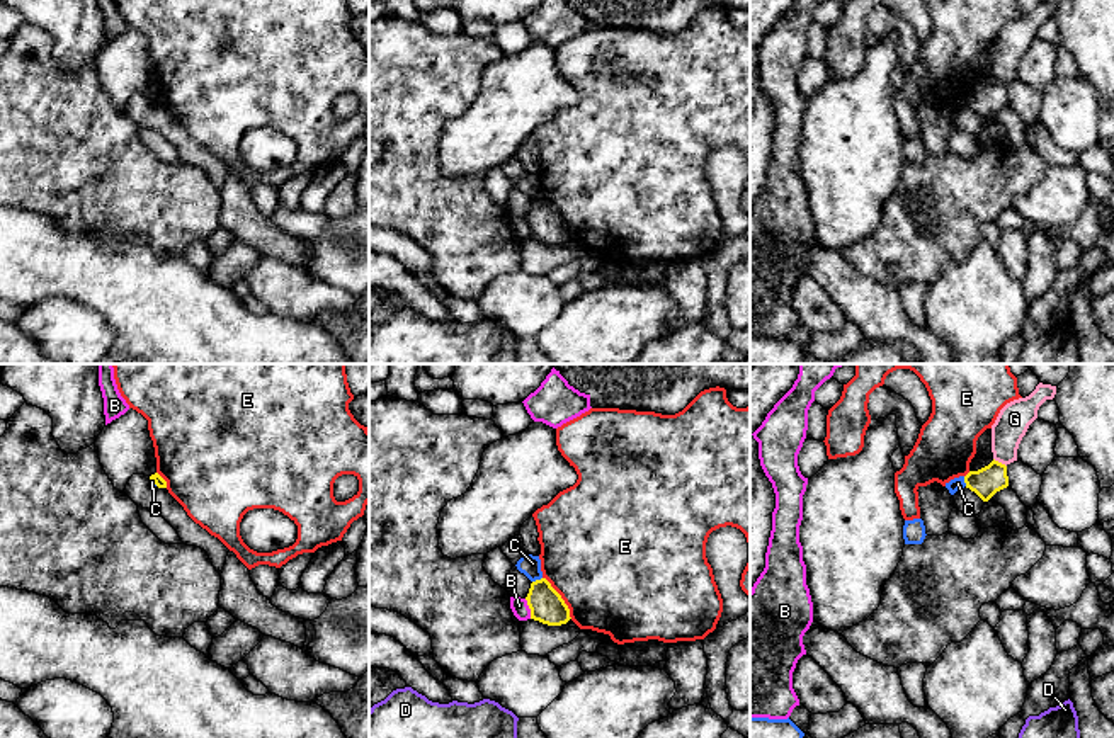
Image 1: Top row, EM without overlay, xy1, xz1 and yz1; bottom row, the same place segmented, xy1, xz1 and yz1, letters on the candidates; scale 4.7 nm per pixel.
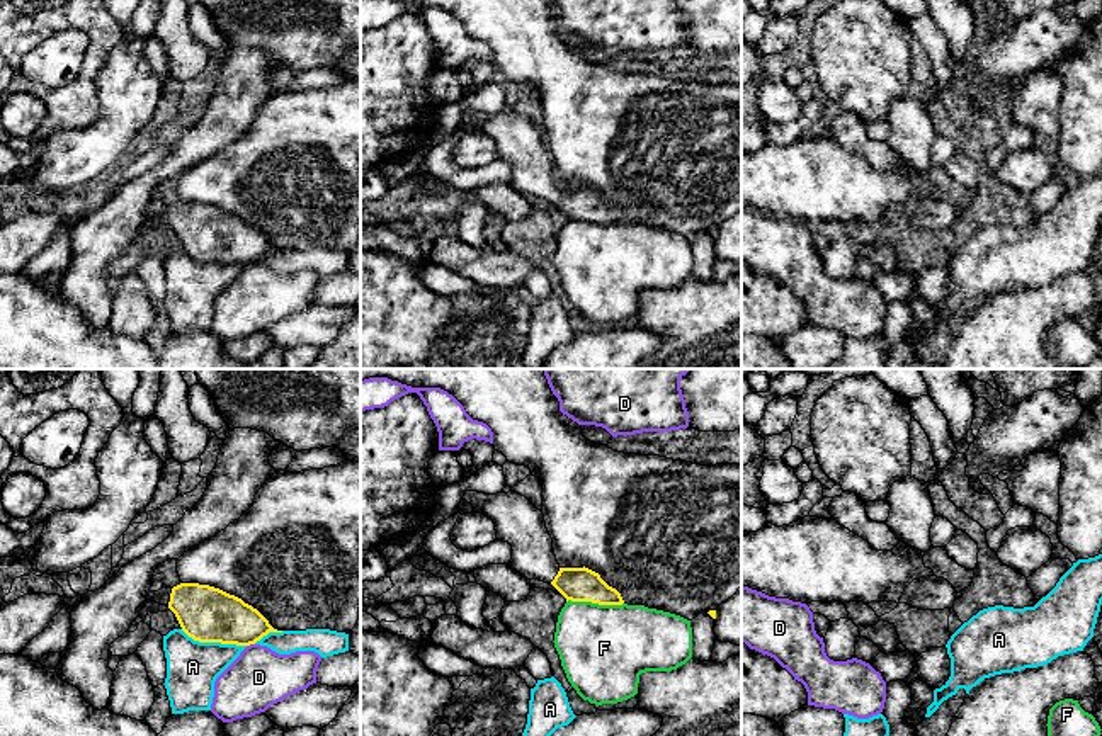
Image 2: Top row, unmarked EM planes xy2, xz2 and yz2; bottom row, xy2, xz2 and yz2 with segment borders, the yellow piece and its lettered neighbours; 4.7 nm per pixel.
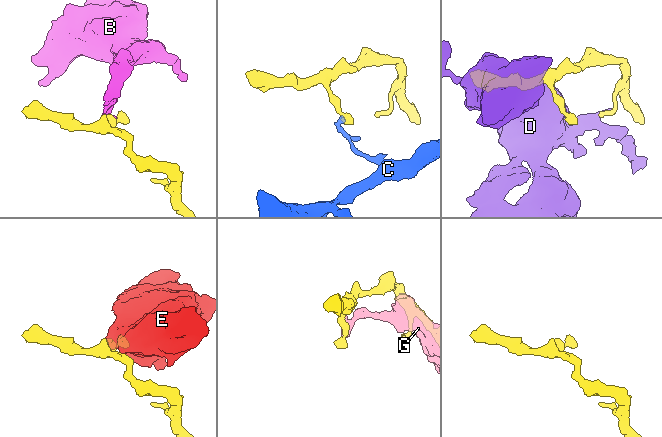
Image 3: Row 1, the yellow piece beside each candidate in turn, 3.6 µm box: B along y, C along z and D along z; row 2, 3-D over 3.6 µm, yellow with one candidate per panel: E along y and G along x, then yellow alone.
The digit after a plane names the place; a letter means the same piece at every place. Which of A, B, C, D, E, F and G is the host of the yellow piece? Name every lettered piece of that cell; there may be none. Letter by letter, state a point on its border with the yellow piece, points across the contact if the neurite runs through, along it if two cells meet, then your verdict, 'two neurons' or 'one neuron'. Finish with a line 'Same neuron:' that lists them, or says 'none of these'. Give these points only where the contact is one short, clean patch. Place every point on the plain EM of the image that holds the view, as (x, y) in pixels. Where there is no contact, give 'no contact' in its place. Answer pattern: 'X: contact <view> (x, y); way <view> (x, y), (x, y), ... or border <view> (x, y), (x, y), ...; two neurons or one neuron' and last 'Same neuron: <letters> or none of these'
A: contact xy2 (213, 260); two neurons
B: contact xz1 (529, 227); two neurons
C: contact xz1 (536, 199); border xz1 (541, 196), (533, 201); two neurons
D: contact xy2 (250, 262); two neurons
E: contact xz1 (560, 216); two neurons
F: contact xz2 (596, 221); two neurons
G: contact yz1 (1000, 82); border yz1 (994, 77), (1006, 85); two neurons
Same neuron: none of these

